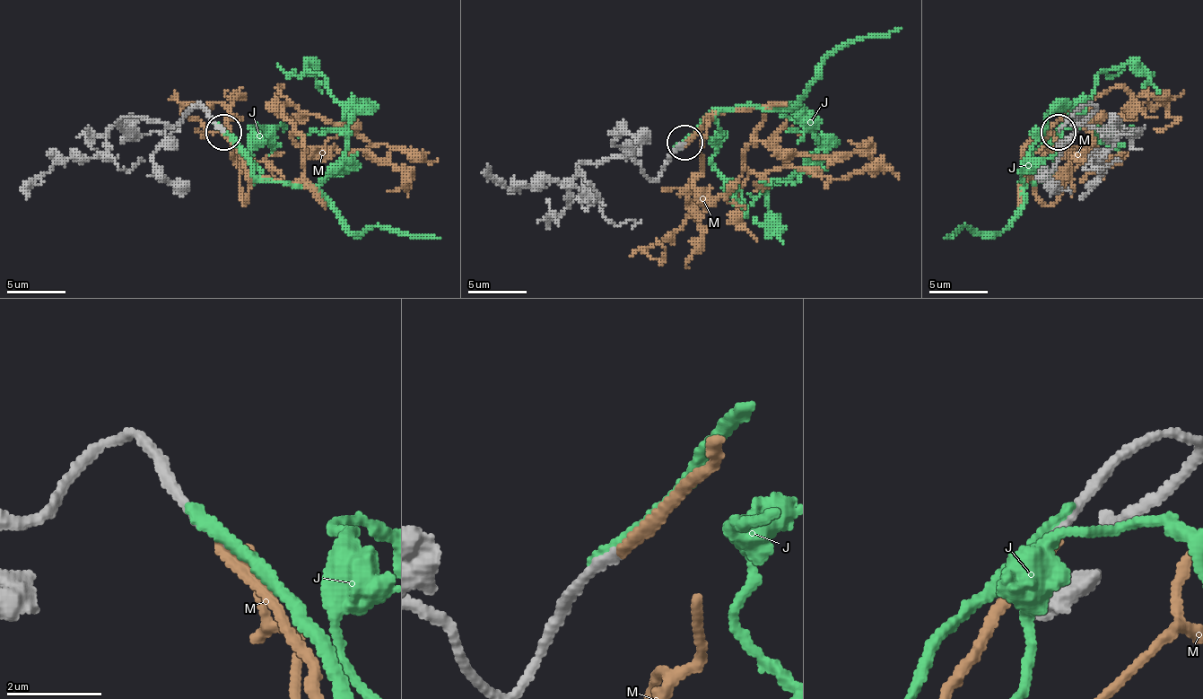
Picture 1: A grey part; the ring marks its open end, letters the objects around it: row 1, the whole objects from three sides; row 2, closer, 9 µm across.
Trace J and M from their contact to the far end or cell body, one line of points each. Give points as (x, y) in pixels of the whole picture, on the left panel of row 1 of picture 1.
J: (218, 126), (263, 179), (316, 185), (345, 149), (357, 108), (343, 105), (307, 64), (322, 93)
M: (224, 131), (251, 176), (295, 181), (304, 140), (283, 105), (348, 123), (372, 144), (437, 158)

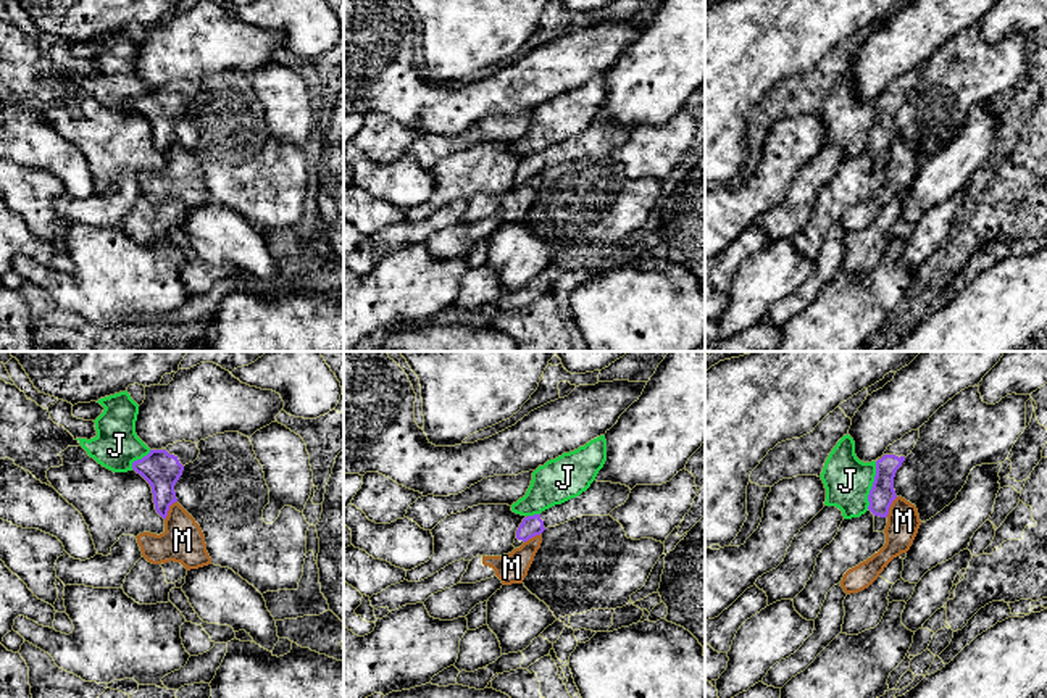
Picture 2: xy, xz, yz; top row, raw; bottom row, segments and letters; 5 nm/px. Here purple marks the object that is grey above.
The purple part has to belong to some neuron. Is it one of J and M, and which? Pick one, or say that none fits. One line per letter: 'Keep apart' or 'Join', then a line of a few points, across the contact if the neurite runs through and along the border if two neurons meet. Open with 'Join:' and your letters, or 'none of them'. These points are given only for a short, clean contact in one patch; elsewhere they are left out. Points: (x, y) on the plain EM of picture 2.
Join: none of them
J: Keep apart
M: Keep apart. Line: xy (176, 139), (165, 158)

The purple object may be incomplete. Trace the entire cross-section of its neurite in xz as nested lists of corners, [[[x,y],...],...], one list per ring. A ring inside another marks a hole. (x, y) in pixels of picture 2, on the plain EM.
[[[594,119],[579,135],[555,143],[540,153],[524,156],[516,169],[516,177],[528,181],[540,174],[547,166],[555,166],[581,155],[610,155],[615,147],[626,142],[629,132],[631,127],[626,124]]]

